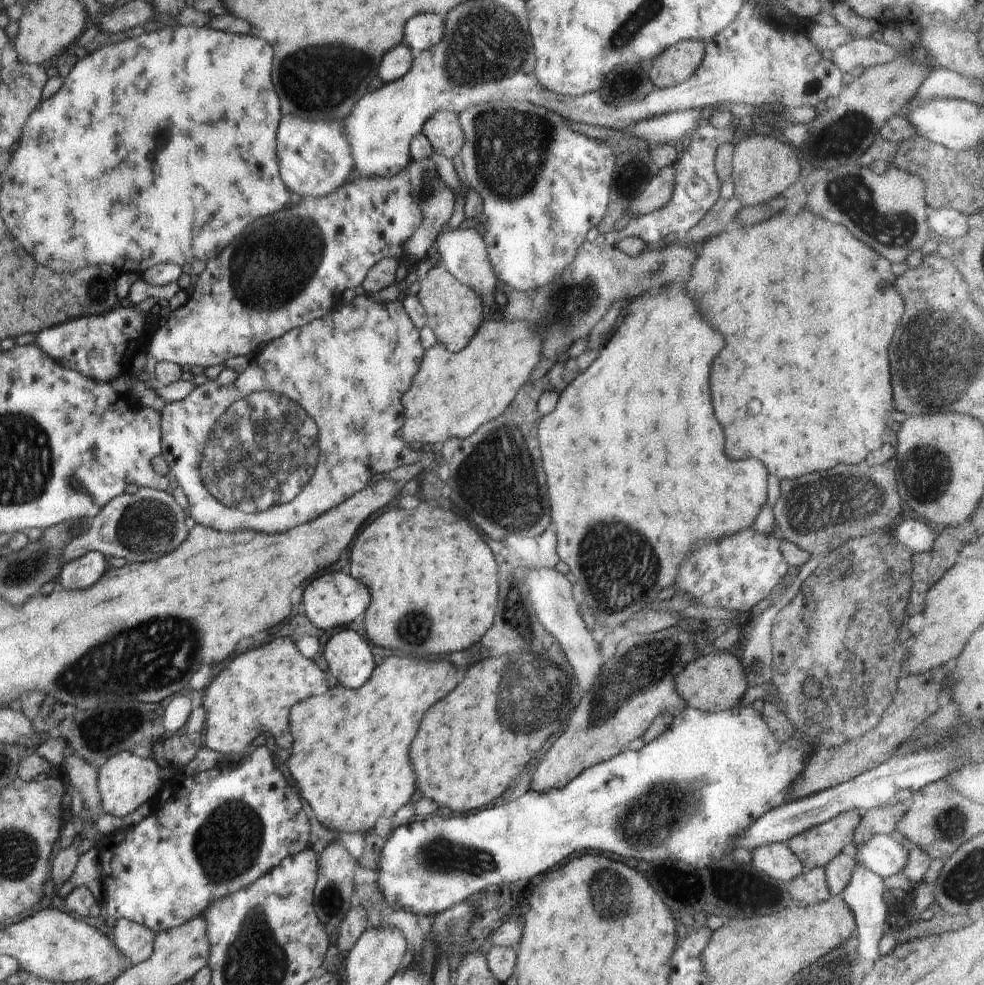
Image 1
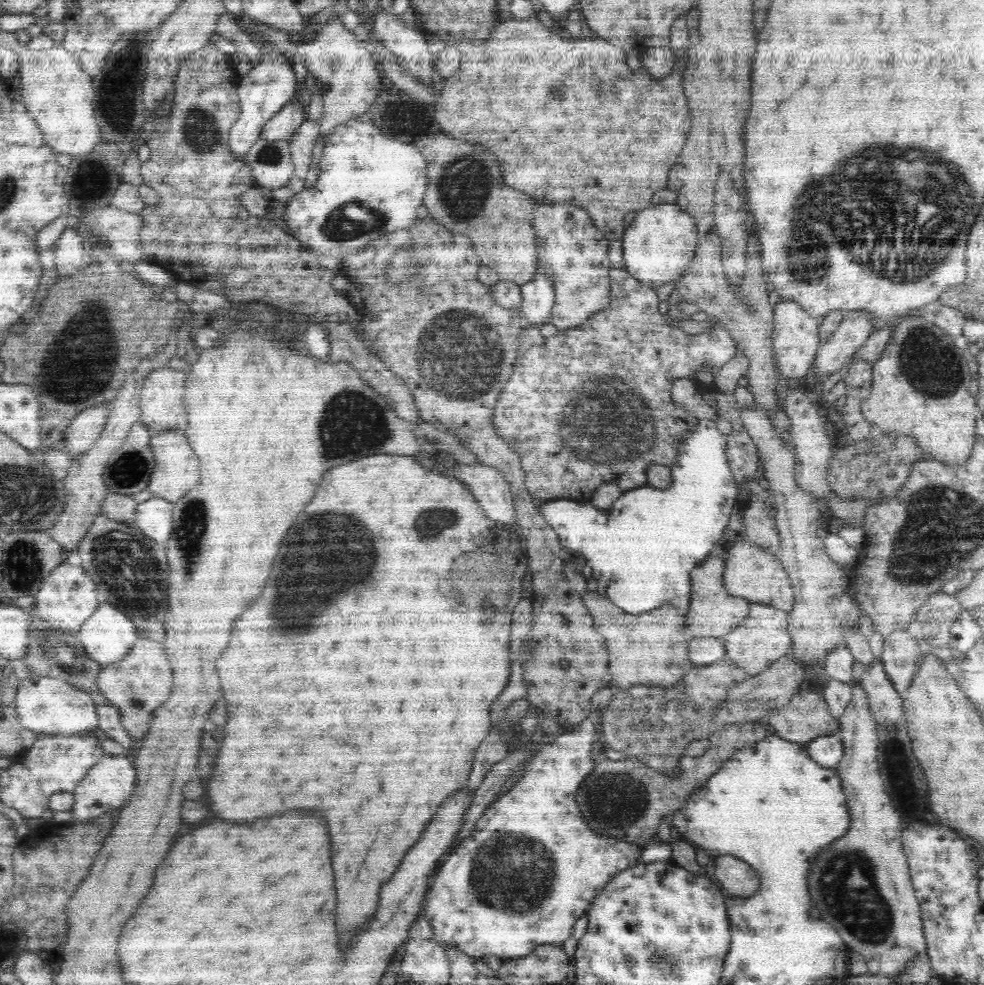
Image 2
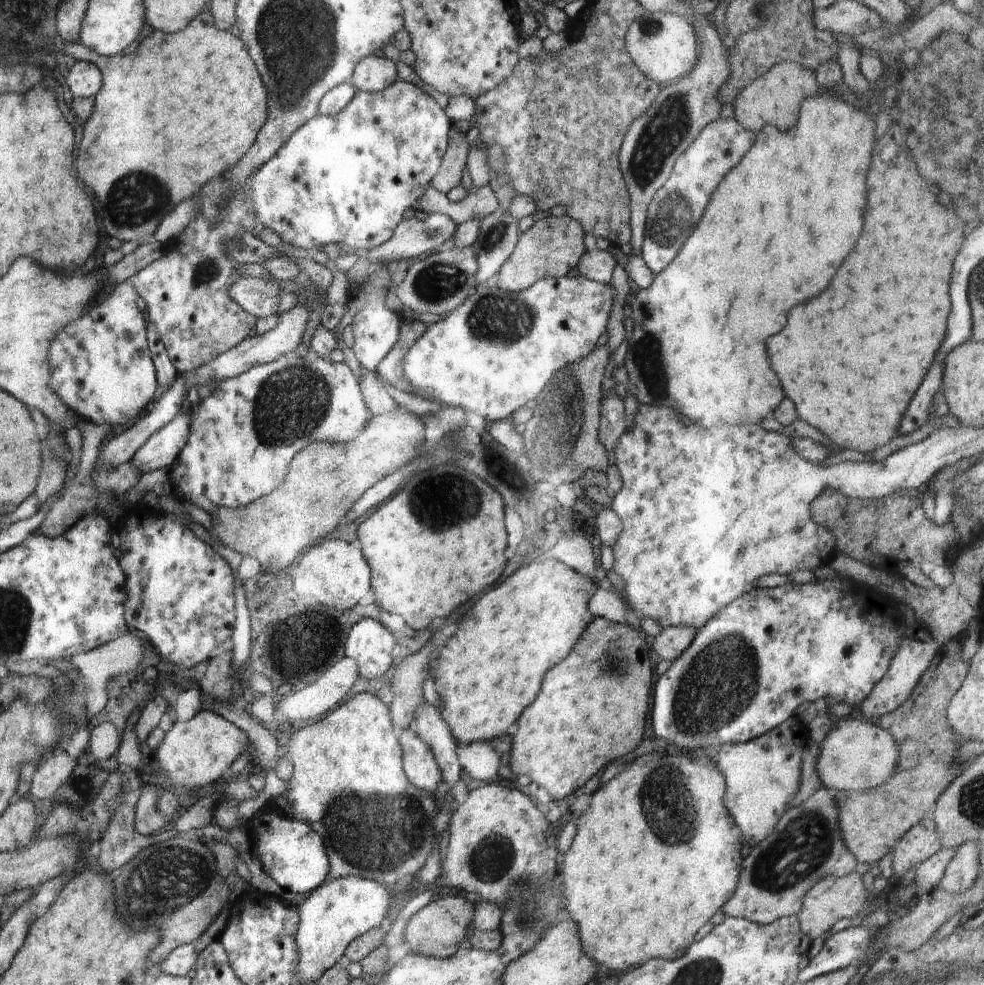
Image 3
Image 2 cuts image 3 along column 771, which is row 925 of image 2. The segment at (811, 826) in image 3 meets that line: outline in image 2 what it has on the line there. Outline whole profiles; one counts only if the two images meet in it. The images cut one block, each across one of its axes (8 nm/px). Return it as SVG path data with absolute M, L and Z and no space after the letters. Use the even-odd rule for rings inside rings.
M856 681L851 685L850 704L838 719L842 731L841 740L844 743L844 756L836 766L846 795L850 828L840 840L830 844L830 848L824 848L818 860L814 860L810 878L808 878L810 896L814 902L814 908L822 912L820 918L832 924L842 936L842 940L846 942L846 946L850 946L850 950L854 952L860 952L866 960L870 960L870 956L880 956L889 948L900 945L913 948L918 958L922 960L927 954L926 939L924 939L924 927L920 918L920 905L911 883L907 856L902 848L902 825L888 794L884 791L882 778L878 773L876 761L878 746L876 725L878 723L872 718L869 700L861 683Z

